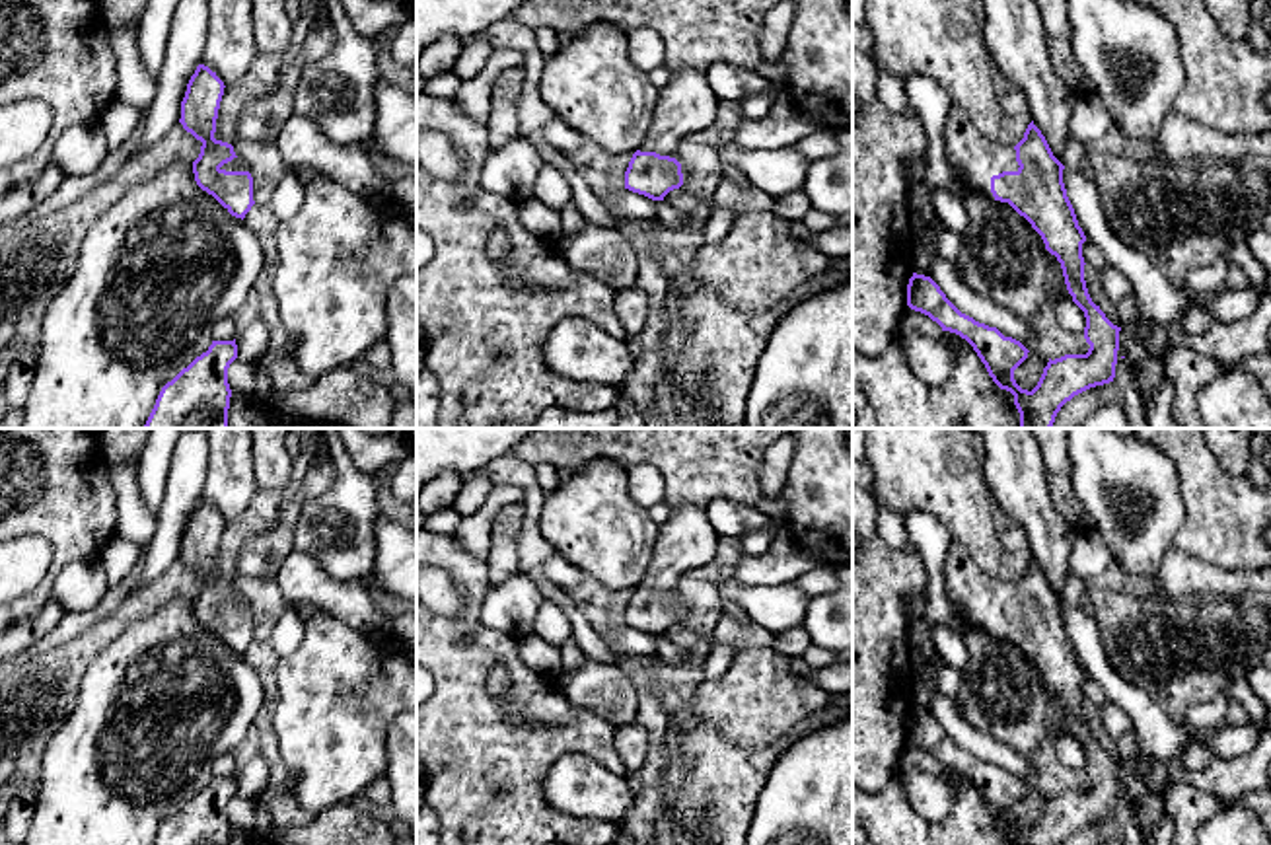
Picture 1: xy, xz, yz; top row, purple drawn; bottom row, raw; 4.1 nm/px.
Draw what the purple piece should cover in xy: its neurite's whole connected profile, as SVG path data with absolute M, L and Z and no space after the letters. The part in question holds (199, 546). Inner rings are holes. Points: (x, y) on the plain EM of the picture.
M199 500L181 537L179 559L202 578L193 598L197 621L212 631L232 652L245 654L255 641L253 613L236 592L234 582L214 574L224 518L208 502Z

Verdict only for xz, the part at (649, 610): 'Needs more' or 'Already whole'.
Needs more

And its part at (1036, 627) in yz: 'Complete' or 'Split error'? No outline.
Split error

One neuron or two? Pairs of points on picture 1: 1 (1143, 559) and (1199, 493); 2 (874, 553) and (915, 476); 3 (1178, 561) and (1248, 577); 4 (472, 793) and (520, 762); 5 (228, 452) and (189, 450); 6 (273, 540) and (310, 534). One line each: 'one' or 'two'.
1: two
2: two
3: one
4: one
5: two
6: two

